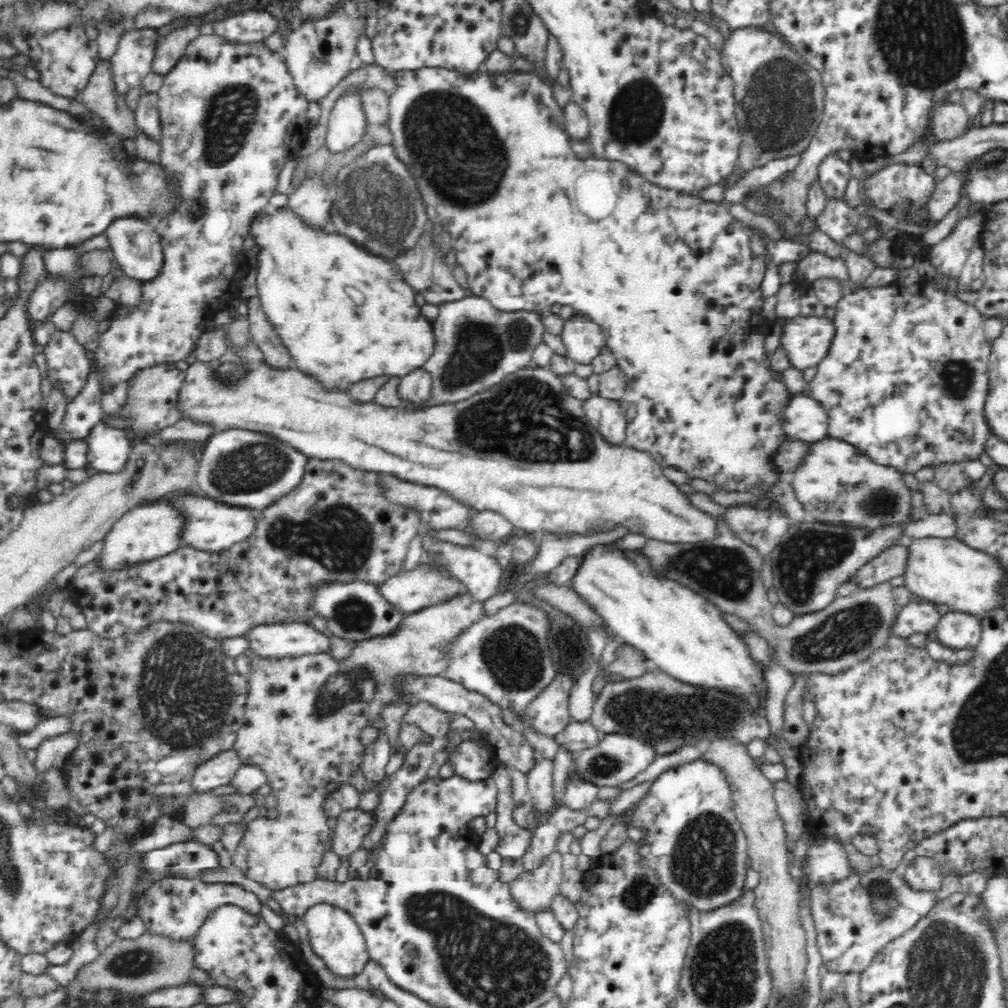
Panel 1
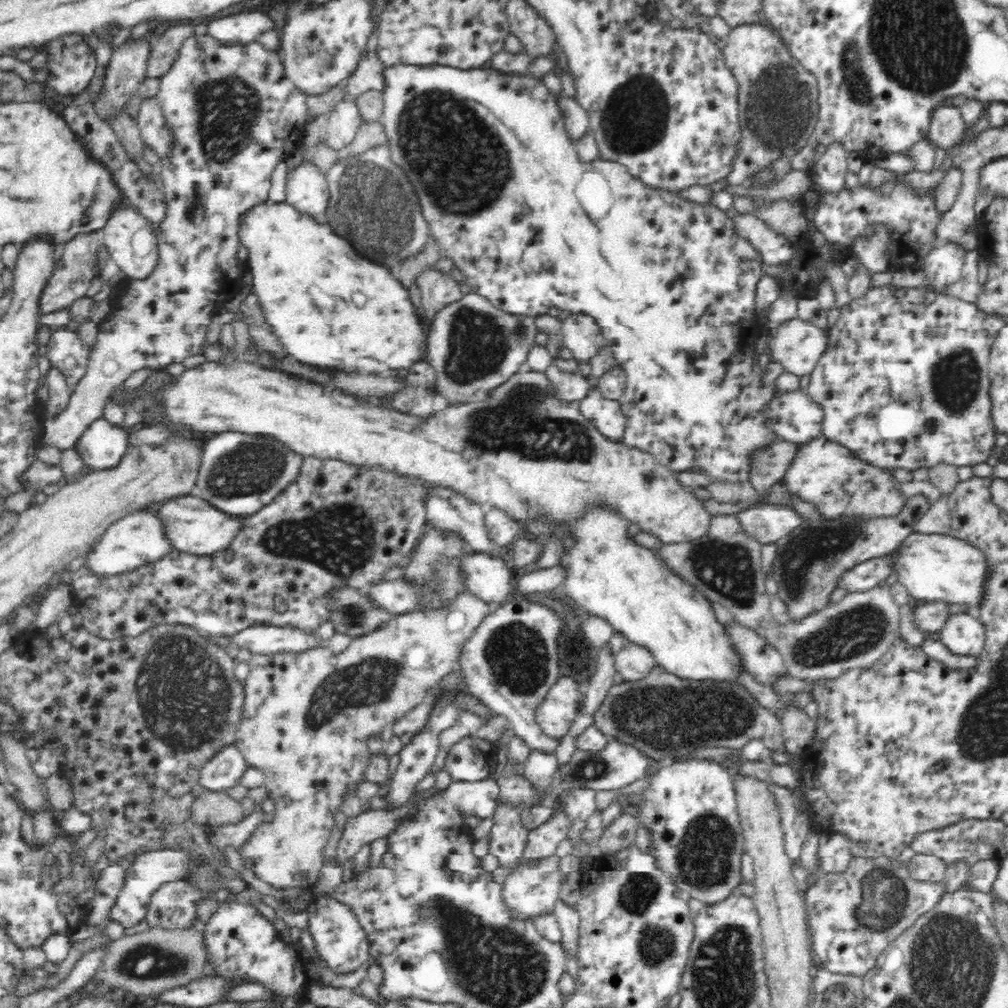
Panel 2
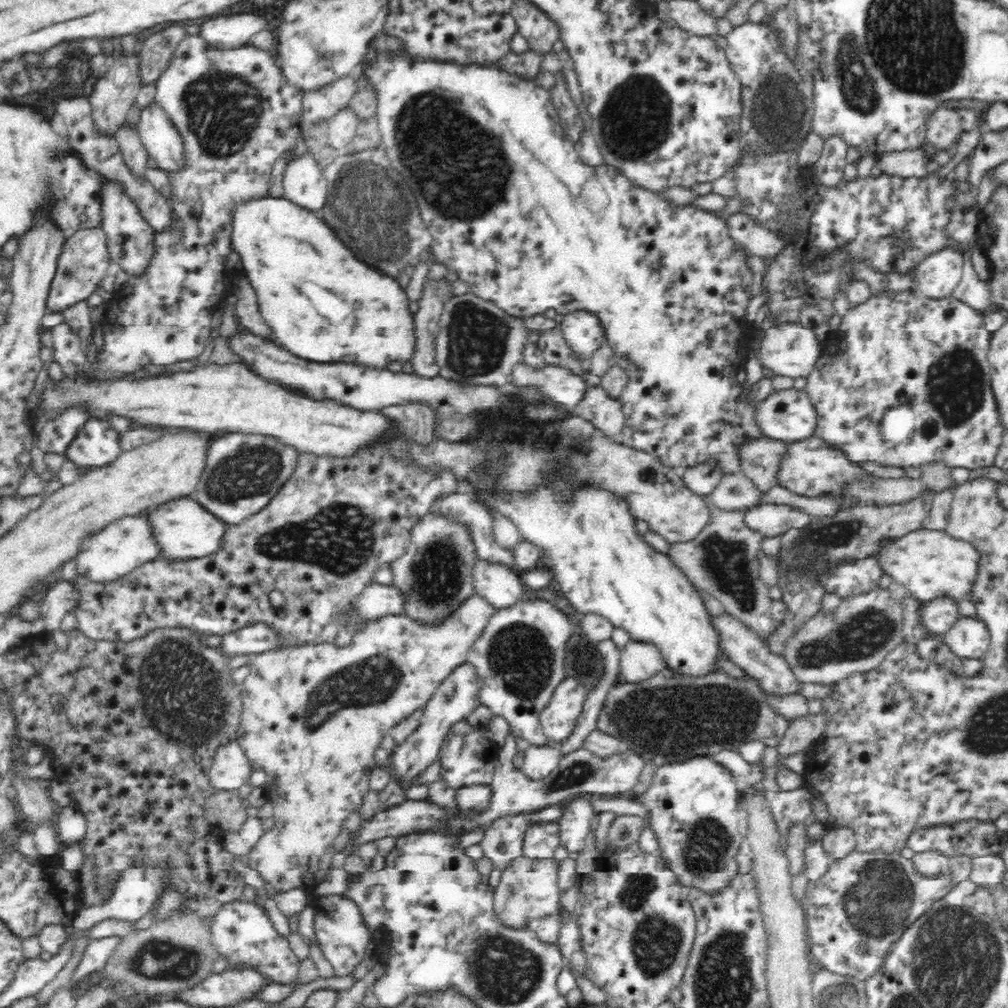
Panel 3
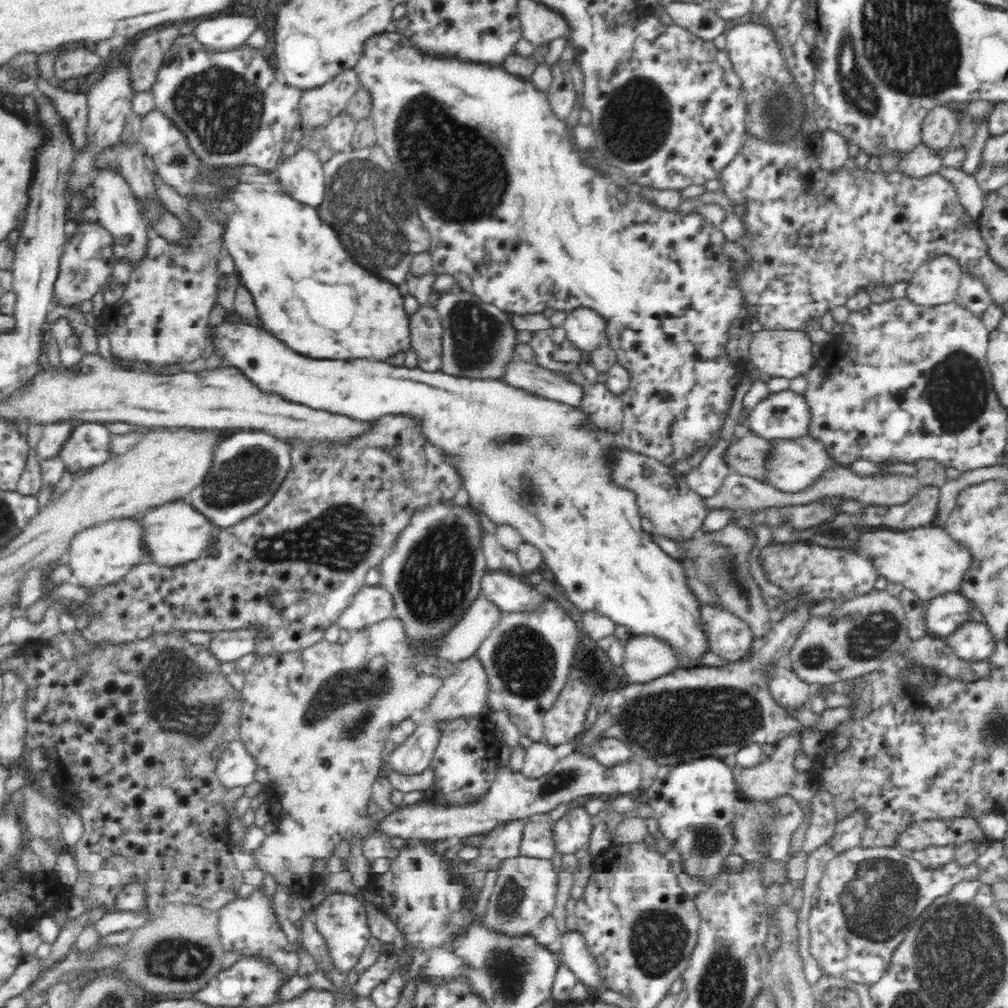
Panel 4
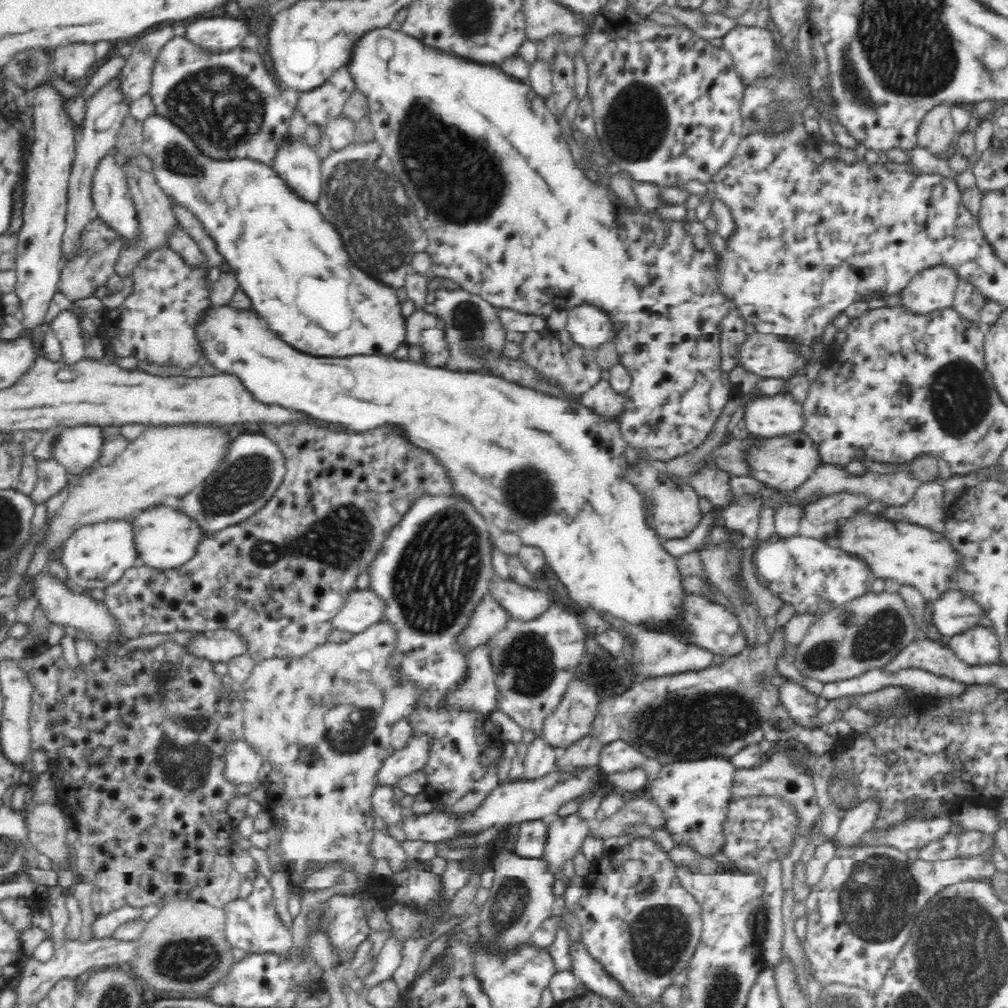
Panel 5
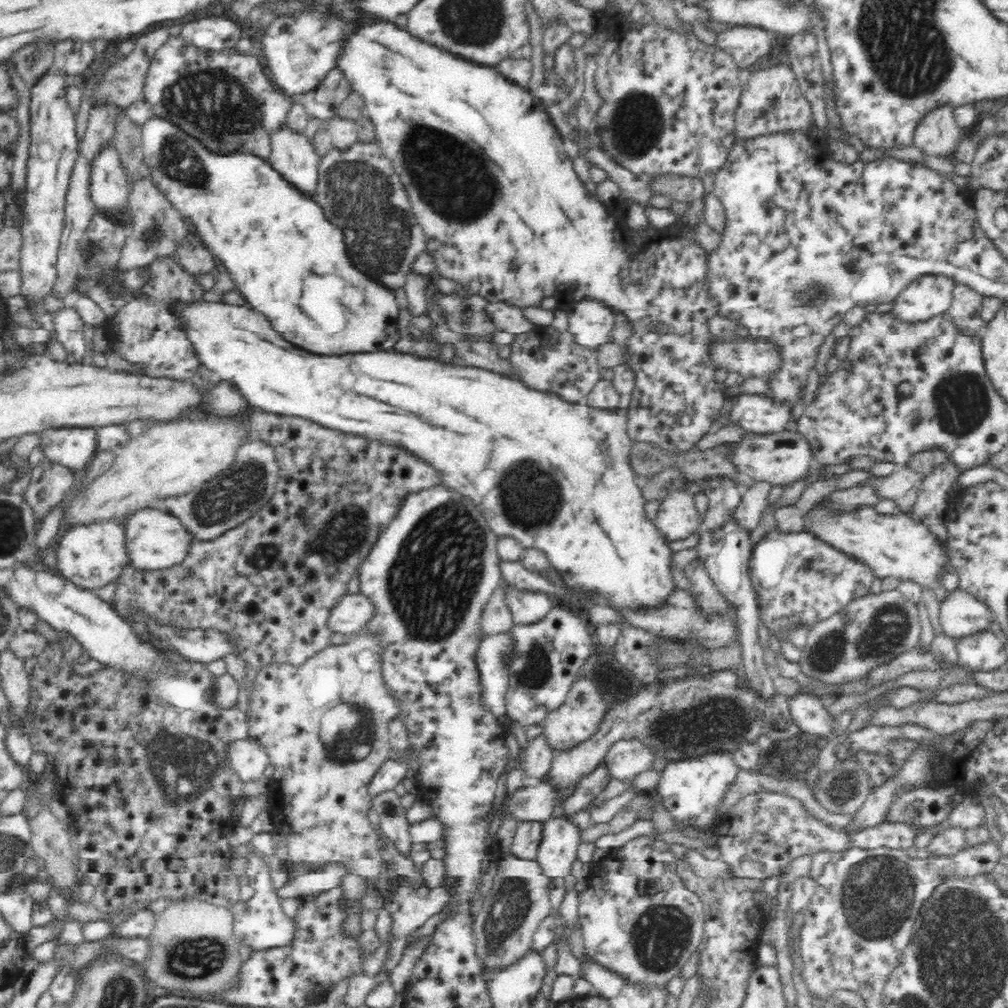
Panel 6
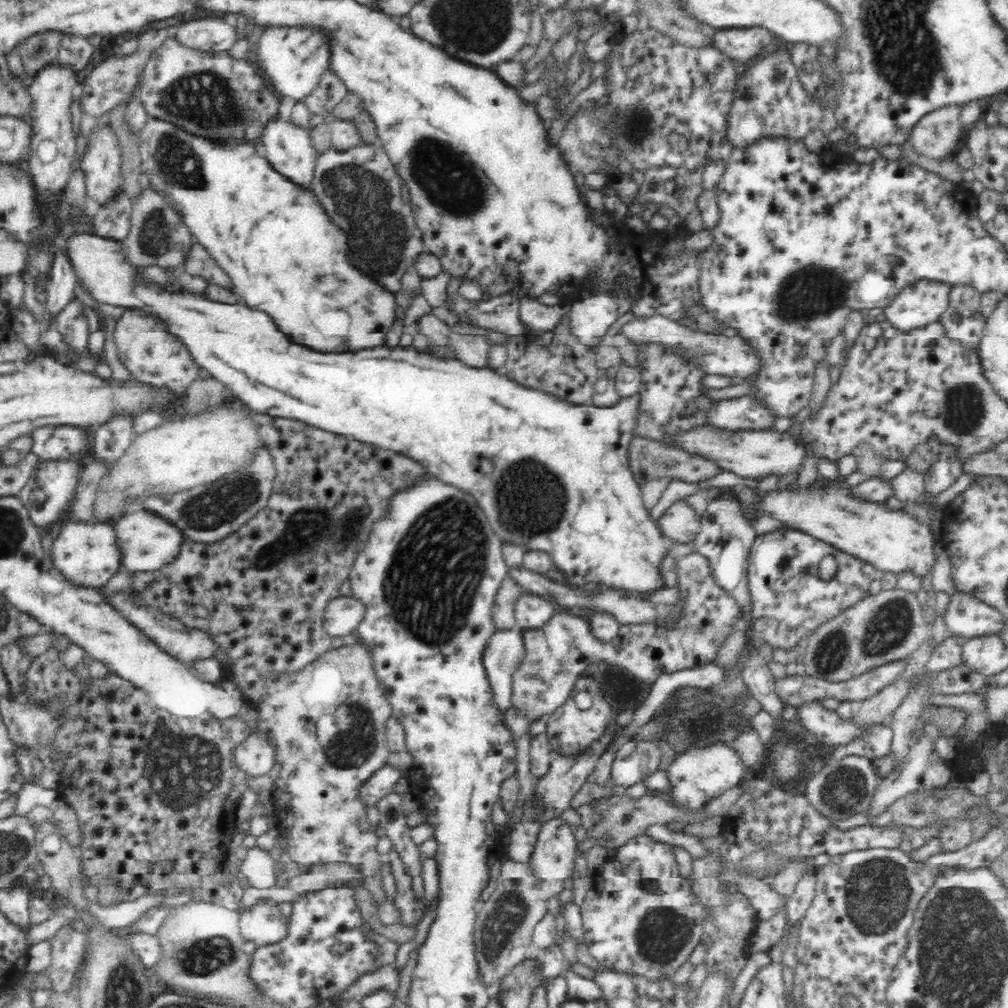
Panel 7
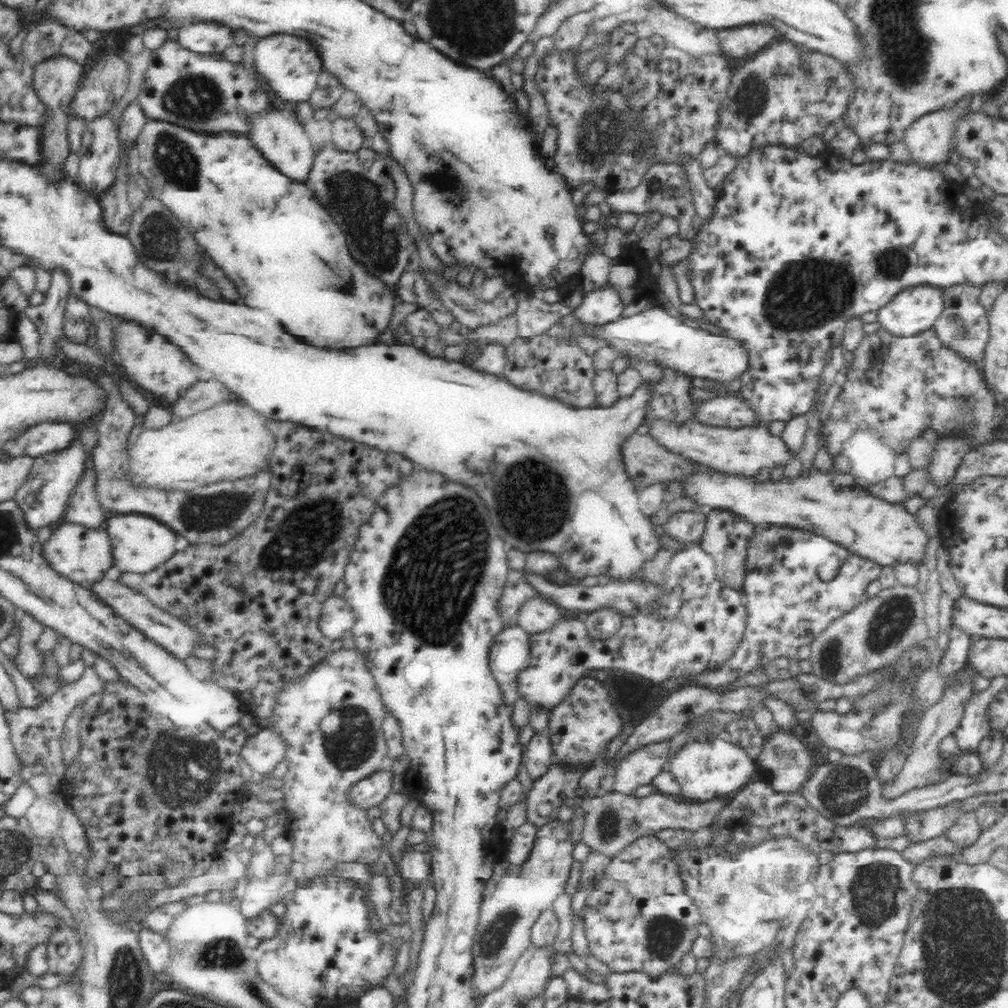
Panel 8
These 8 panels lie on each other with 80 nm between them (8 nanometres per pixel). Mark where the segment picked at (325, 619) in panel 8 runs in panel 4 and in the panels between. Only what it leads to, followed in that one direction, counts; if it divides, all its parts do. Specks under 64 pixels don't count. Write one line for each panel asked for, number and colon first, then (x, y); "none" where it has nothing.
4: (371, 604)
5: (361, 608)
6: (350, 614)
7: (342, 615)

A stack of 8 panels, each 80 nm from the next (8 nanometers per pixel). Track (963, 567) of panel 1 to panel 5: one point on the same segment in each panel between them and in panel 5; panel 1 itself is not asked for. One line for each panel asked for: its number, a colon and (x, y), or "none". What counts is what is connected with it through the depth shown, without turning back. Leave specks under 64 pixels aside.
2: (934, 567)
3: (931, 564)
4: (926, 560)
5: (911, 554)

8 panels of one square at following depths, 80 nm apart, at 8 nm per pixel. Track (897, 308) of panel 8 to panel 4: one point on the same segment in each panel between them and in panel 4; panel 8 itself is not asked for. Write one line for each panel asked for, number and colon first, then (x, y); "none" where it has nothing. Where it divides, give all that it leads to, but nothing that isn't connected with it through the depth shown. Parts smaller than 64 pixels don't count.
4: (935, 283)
5: (932, 290)
6: (929, 296)
7: (922, 304)

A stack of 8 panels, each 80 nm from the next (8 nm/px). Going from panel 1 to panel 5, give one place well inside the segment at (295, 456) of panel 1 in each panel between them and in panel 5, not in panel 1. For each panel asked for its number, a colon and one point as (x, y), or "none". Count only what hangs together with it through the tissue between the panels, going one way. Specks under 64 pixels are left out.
2: (240, 474)
3: (245, 471)
4: (249, 467)
5: (251, 475)

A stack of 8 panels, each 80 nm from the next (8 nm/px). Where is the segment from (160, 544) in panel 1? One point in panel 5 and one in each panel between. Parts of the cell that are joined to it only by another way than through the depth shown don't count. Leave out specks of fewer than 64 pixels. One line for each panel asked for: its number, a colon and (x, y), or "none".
2: (136, 540)
3: (104, 556)
4: (101, 555)
5: (95, 556)

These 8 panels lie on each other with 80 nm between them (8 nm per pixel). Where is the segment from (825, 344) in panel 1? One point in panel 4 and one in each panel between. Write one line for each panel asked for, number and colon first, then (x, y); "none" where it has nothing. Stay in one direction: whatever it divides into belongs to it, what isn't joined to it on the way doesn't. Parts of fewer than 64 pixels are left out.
2: (796, 345)
3: (789, 350)
4: (785, 354)

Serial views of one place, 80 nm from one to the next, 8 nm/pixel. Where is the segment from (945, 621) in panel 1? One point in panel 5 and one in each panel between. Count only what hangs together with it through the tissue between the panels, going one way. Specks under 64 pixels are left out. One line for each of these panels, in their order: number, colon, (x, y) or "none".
2: (965, 636)
3: (969, 638)
4: (974, 642)
5: (980, 646)

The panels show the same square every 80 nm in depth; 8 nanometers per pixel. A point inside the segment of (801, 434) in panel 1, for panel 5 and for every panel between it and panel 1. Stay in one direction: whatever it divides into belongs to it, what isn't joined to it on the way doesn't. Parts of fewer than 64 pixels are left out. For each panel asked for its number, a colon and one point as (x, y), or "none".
2: (793, 416)
3: (787, 415)
4: (784, 415)
5: (765, 416)

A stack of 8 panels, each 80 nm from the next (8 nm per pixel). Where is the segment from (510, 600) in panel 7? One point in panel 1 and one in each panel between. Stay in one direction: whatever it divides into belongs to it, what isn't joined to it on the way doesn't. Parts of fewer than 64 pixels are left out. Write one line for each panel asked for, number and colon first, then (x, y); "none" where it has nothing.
1: (303, 717)
2: (306, 716)
3: (312, 718)
4: (483, 617)
5: (490, 618)
6: (497, 617)

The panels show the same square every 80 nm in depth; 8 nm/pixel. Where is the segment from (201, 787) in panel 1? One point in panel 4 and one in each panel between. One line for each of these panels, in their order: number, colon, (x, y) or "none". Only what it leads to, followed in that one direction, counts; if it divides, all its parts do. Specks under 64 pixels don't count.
2: (227, 768)
3: (231, 768)
4: (236, 767)

